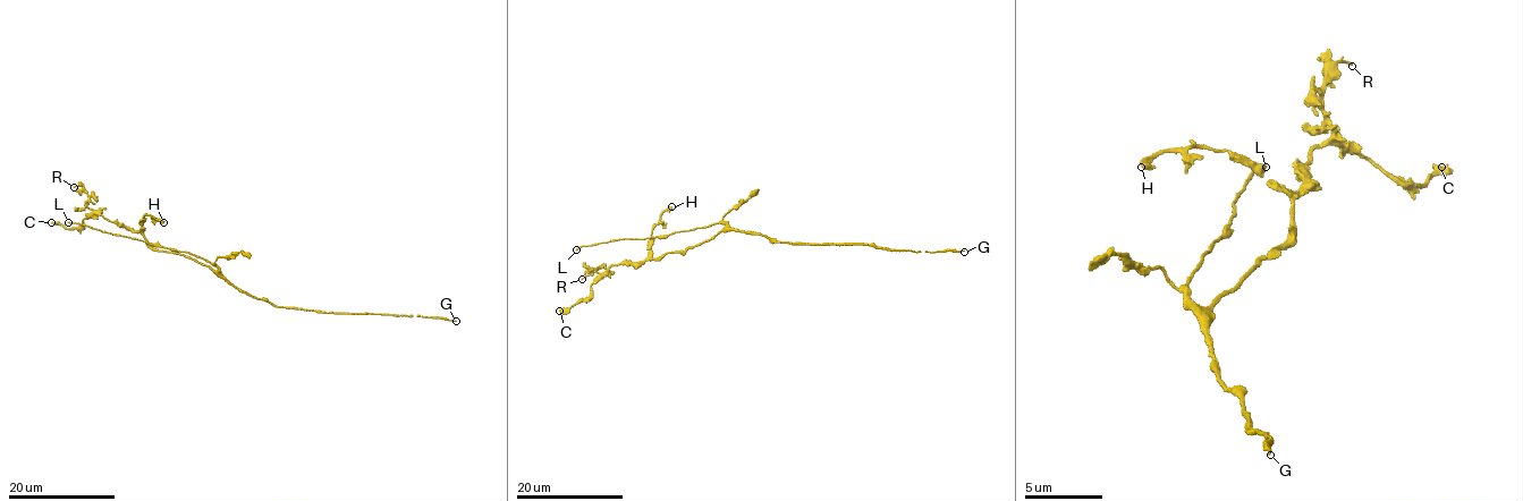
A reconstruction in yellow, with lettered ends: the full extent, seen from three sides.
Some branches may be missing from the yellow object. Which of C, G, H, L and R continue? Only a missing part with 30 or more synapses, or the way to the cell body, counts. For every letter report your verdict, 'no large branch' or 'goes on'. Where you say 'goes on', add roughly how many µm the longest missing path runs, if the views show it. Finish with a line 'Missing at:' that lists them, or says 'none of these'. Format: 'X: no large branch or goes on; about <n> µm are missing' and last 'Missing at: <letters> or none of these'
C: no large branch
G: no large branch
H: no large branch
L: goes on; about 50 µm are missing
R: no large branch
Missing at: L

